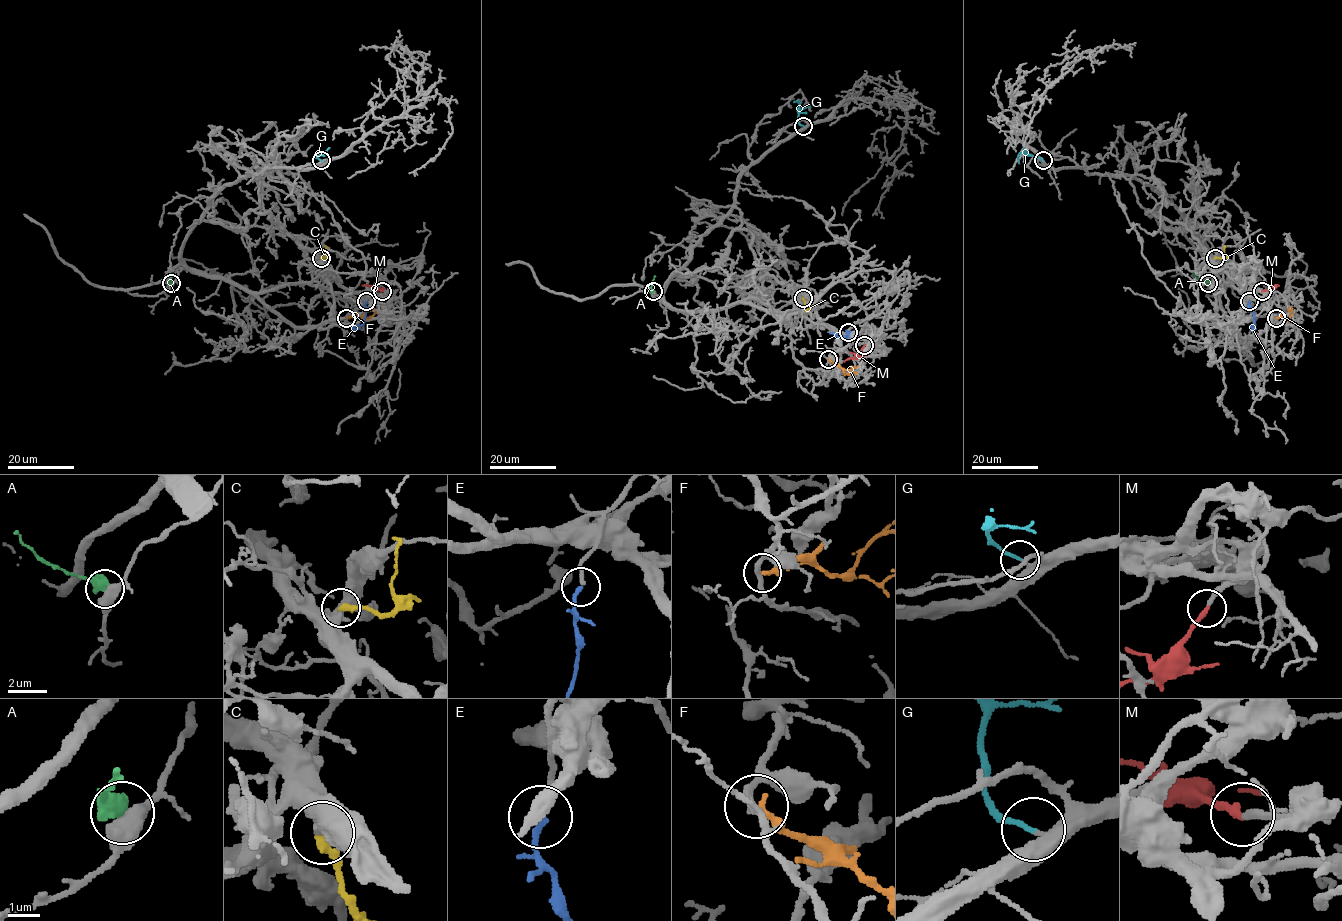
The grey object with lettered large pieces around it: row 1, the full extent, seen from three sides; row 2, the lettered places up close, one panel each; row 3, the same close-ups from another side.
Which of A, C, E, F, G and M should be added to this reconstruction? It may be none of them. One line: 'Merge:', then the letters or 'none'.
Merge: E, G, M

